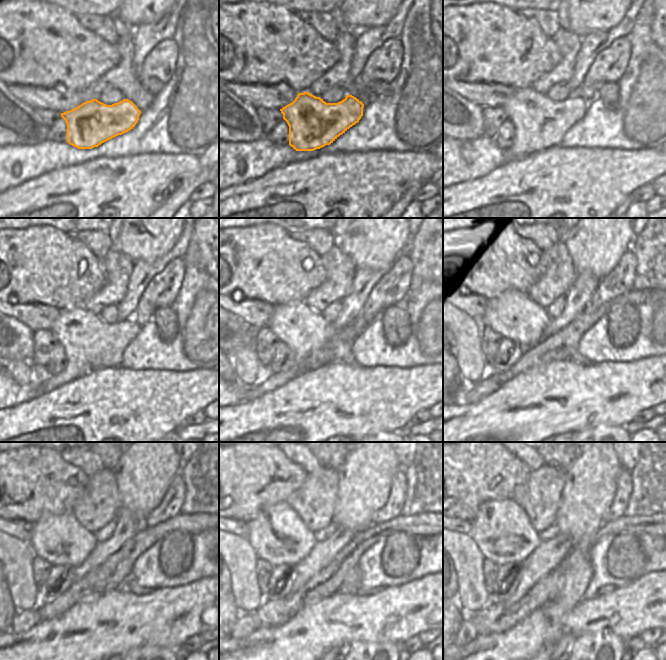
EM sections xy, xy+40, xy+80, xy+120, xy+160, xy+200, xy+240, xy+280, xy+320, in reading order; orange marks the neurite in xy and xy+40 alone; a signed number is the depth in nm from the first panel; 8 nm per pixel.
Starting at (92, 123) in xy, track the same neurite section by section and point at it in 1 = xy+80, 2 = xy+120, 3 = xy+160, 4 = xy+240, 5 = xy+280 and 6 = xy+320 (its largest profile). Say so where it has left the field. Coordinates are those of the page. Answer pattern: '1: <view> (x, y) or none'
1: xy+80 (540, 123)
2: xy+120 (90, 343)
3: xy+160 (303, 330)
4: xy+240 (59, 539)
5: xy+280 (277, 534)
6: xy+320 (502, 531)

